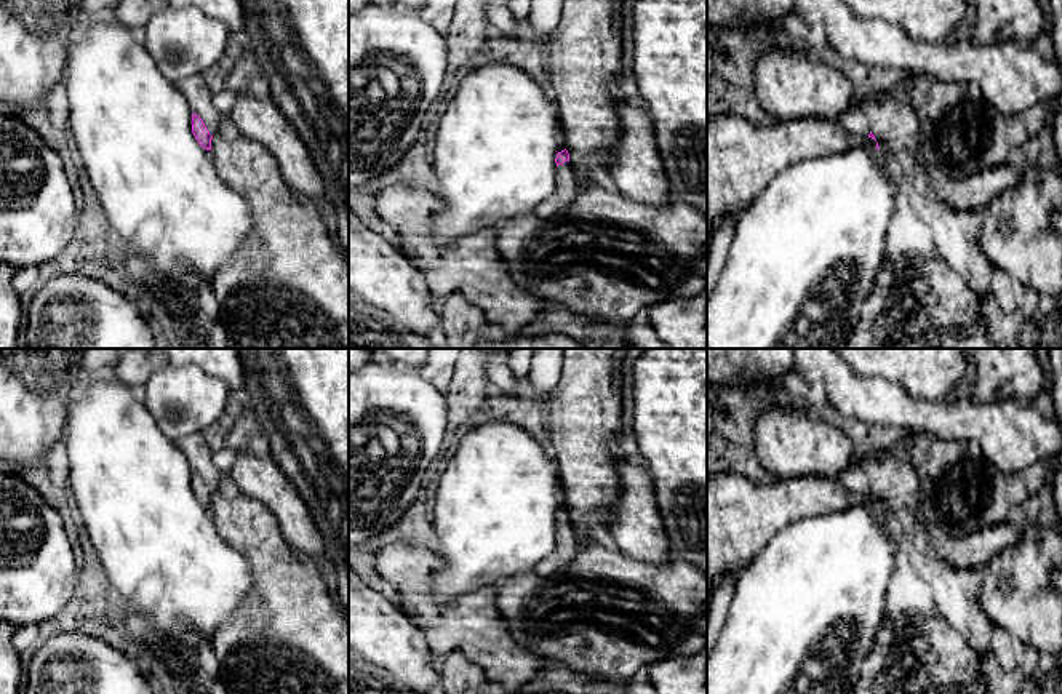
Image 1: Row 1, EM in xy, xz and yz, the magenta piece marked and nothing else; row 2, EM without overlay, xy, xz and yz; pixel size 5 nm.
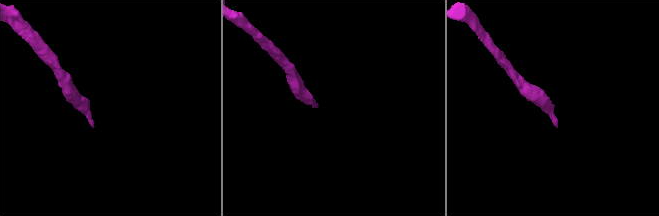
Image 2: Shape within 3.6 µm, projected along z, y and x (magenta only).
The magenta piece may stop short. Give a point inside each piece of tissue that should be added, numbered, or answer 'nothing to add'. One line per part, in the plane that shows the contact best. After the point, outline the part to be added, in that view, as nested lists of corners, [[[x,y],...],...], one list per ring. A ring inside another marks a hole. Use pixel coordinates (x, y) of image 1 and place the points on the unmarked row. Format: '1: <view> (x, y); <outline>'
1: xy (194, 446); [[[194,433],[181,440],[176,440],[174,443],[186,456],[190,470],[197,472],[203,478],[211,494],[216,494],[219,478],[222,473],[211,459],[211,451],[203,433]]]

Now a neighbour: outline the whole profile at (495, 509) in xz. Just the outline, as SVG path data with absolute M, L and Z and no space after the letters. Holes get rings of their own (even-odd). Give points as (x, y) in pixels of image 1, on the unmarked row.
M502 421L470 427L454 456L438 467L440 481L429 509L441 560L430 579L433 604L445 606L464 593L534 572L553 553L555 517L566 507L565 491L550 449L531 433Z

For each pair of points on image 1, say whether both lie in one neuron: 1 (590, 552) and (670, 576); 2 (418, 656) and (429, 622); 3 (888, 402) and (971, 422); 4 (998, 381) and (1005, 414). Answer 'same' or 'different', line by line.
1: same
2: different
3: same
4: different

